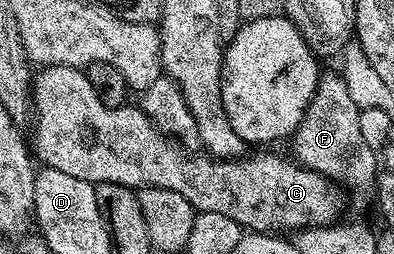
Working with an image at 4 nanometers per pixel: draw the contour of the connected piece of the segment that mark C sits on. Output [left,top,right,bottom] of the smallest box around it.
[32,65,345,235]

